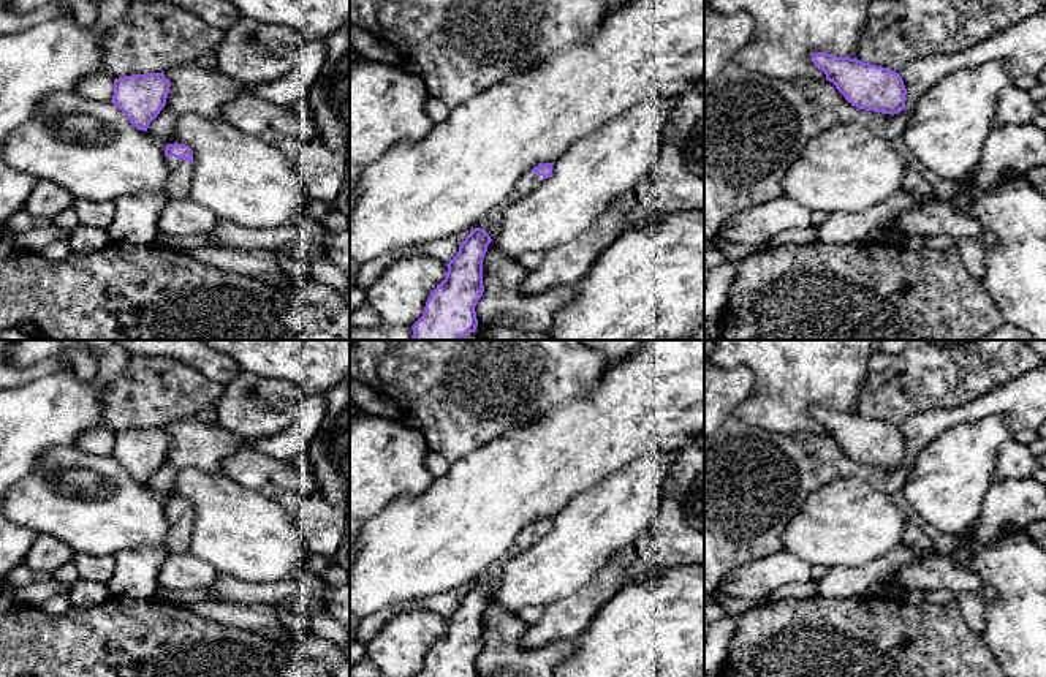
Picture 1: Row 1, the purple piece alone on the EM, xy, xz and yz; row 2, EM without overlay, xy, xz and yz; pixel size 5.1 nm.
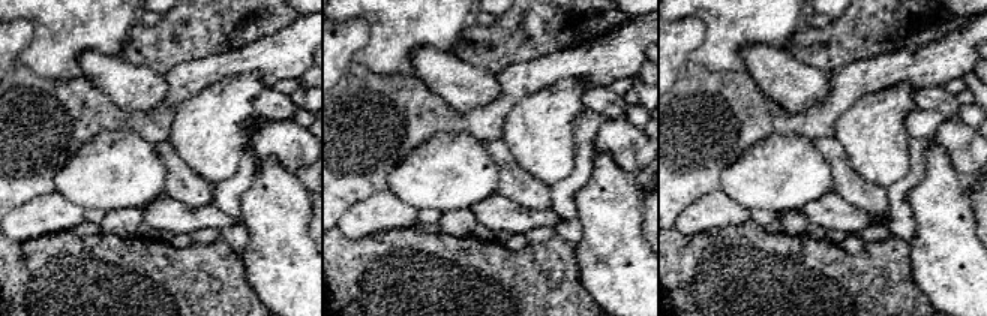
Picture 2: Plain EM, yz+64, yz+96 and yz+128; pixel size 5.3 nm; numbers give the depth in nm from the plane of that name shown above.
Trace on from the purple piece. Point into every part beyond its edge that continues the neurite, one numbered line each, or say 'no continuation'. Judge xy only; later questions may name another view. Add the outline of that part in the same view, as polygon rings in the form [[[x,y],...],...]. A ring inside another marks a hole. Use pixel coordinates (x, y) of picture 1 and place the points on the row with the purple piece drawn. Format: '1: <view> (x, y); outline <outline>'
1: xy (178, 185); outline [[[165,157],[169,176],[166,180],[166,196],[169,199],[187,199],[190,198],[190,180],[193,176],[193,165],[187,160]]]

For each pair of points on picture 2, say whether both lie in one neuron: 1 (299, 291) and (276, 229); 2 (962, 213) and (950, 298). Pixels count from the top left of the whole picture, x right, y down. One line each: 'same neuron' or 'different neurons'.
1: same neuron
2: same neuron

